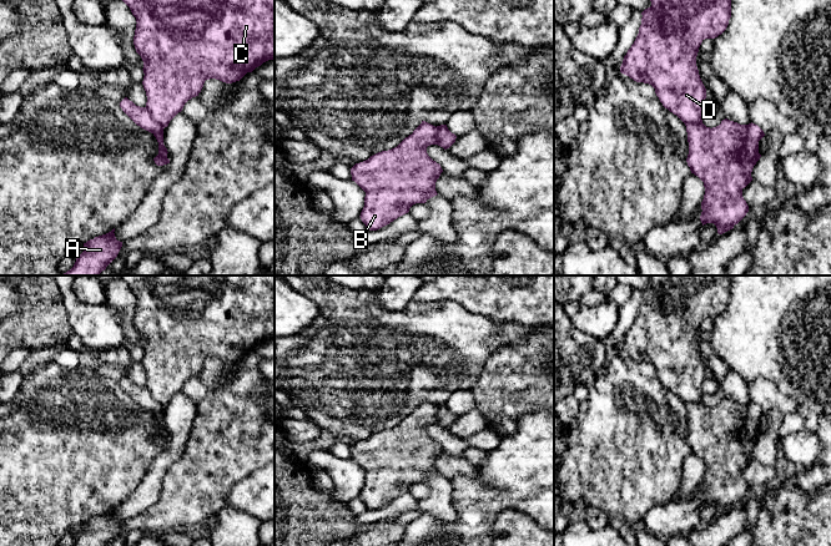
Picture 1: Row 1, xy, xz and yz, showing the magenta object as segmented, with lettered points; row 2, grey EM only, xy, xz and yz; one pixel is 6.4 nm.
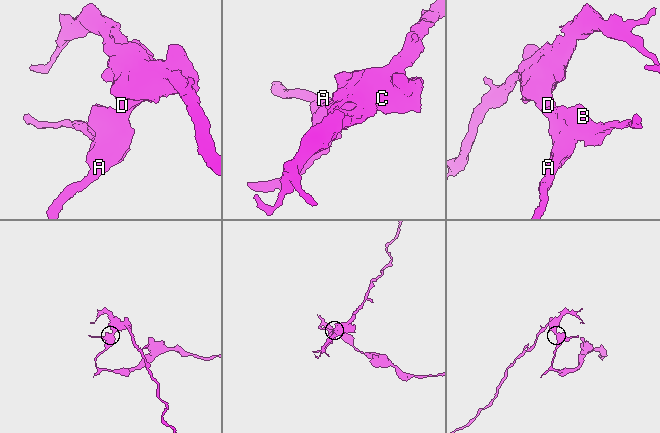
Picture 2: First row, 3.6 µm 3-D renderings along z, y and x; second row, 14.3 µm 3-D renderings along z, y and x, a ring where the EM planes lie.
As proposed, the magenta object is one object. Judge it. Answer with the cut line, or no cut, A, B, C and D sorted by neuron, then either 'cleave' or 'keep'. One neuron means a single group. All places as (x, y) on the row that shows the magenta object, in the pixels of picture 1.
cut xy (145, 107), (164, 127); groups A B / C D; cleave

